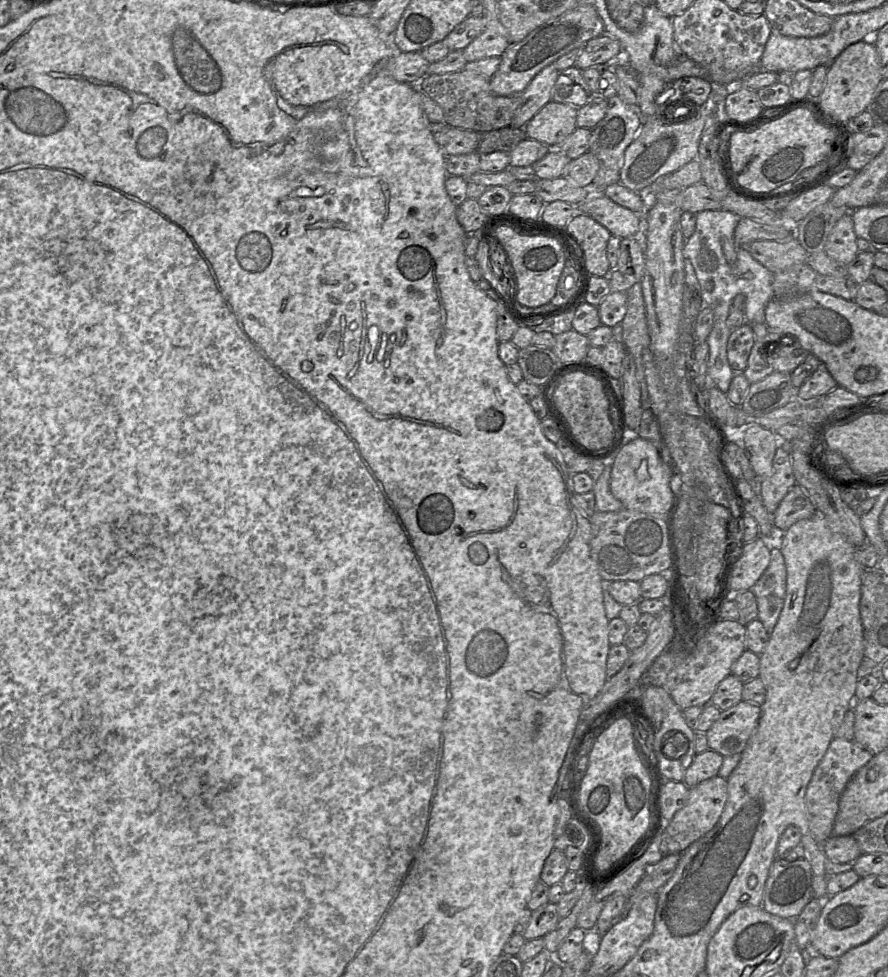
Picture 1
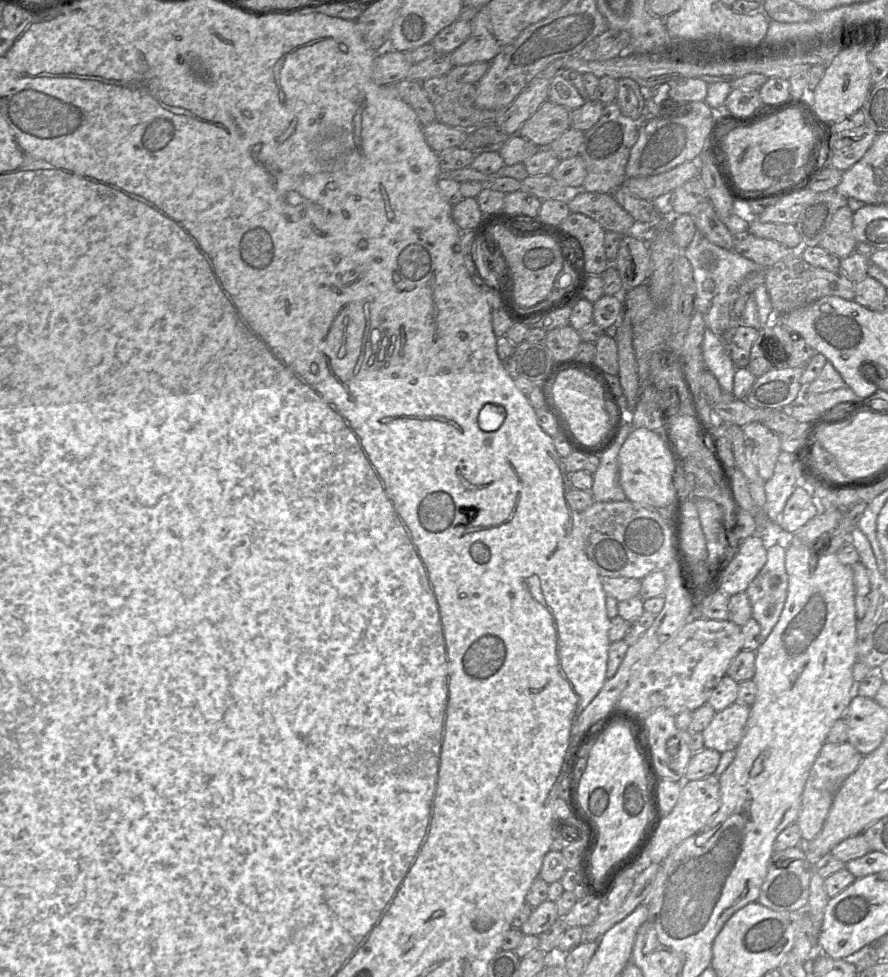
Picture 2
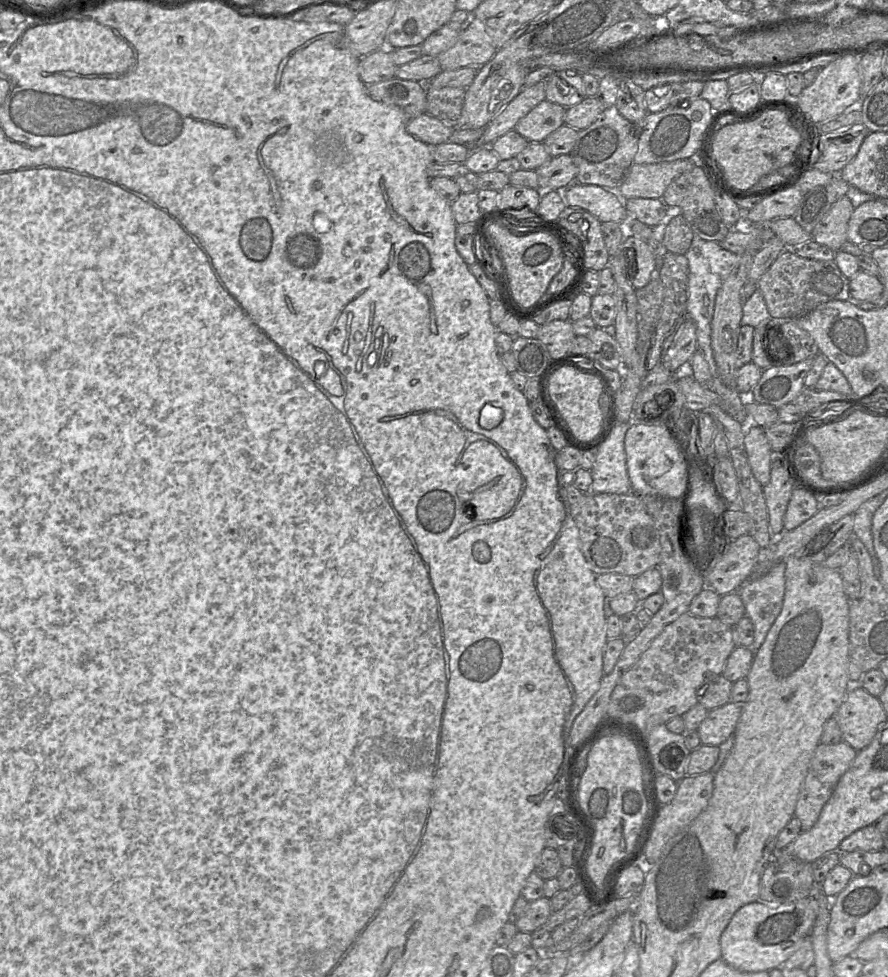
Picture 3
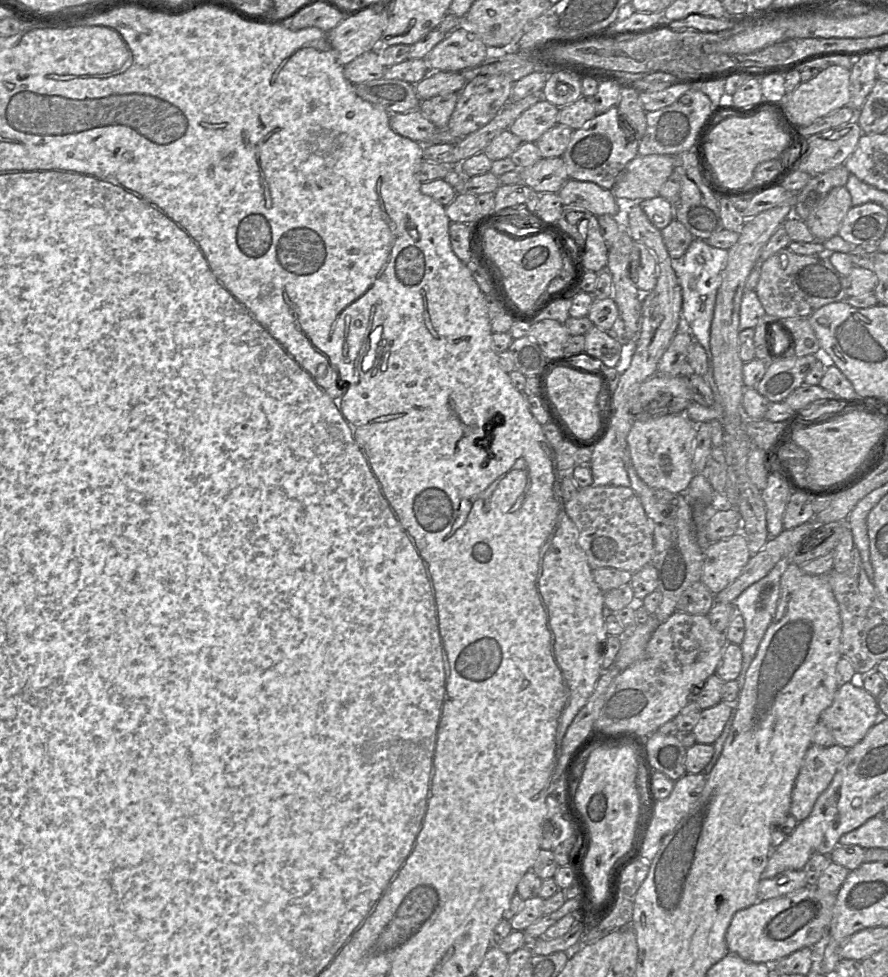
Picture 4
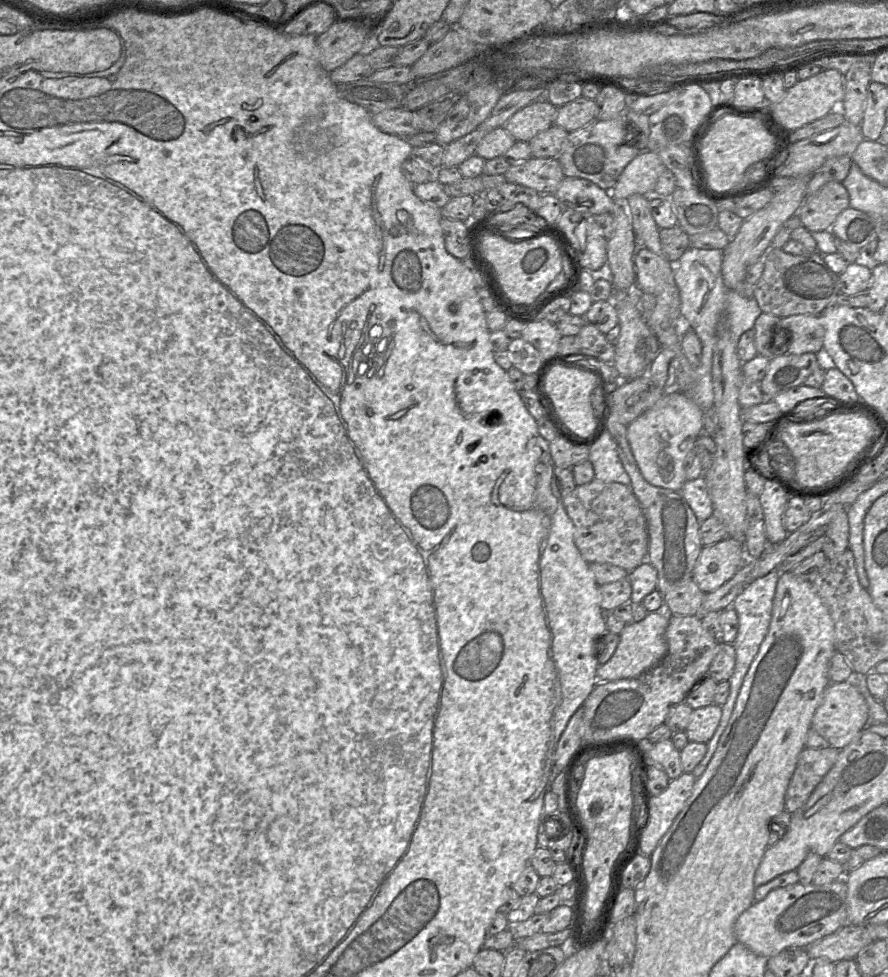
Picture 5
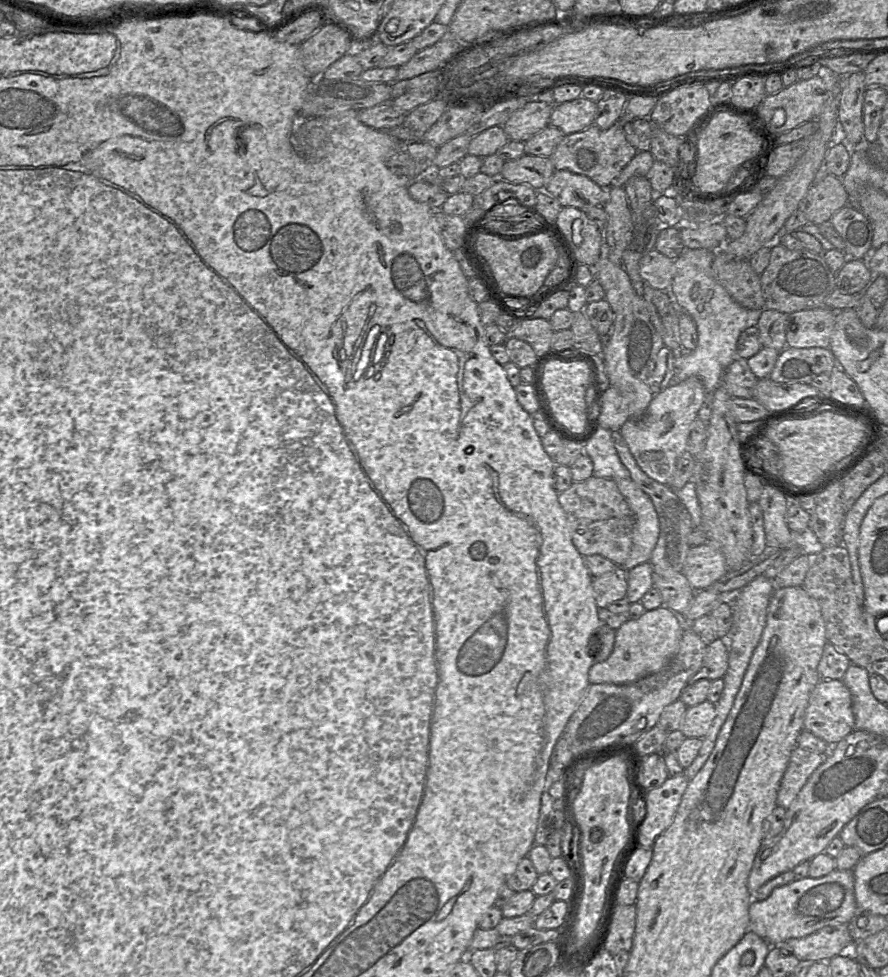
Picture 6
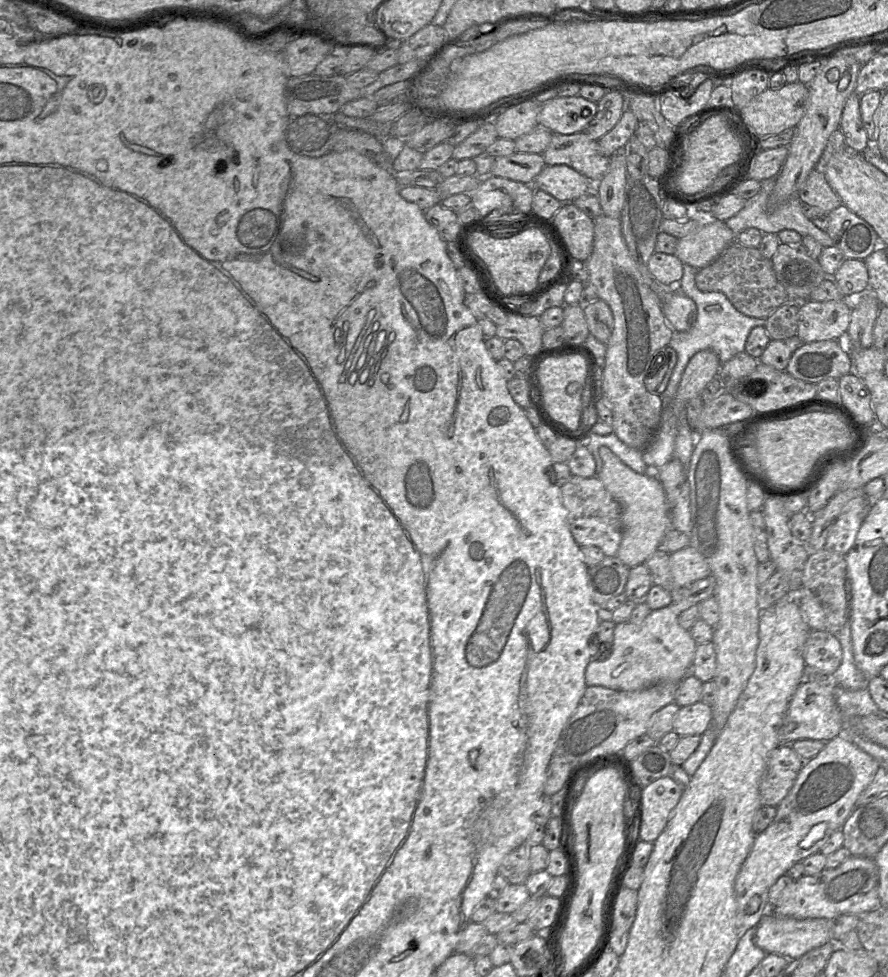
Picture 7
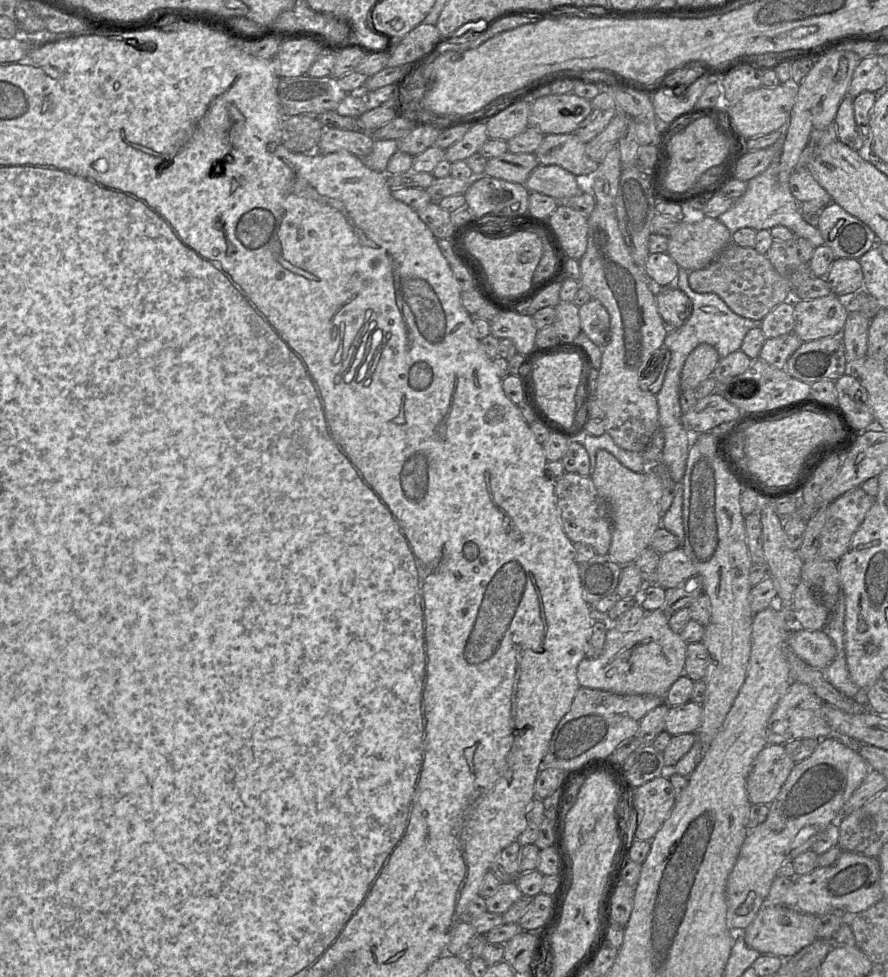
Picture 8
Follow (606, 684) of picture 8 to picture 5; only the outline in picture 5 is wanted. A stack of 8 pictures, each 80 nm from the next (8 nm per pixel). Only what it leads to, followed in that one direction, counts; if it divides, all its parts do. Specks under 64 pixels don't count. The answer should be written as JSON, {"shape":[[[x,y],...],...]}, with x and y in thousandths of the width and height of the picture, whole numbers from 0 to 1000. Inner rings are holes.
{"shape":[[[749,624],[733,626],[721,637],[705,639],[697,649],[697,659],[687,676],[672,684],[672,699],[716,694],[741,681],[752,666],[749,646],[753,628]]]}

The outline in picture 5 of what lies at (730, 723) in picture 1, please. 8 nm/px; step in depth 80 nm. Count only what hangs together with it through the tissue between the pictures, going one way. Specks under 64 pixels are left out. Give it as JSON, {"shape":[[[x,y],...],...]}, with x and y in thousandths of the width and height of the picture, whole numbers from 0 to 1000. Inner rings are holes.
{"shape":[[[801,721],[780,726],[771,747],[776,759],[795,760],[802,755],[813,732],[813,724]]]}

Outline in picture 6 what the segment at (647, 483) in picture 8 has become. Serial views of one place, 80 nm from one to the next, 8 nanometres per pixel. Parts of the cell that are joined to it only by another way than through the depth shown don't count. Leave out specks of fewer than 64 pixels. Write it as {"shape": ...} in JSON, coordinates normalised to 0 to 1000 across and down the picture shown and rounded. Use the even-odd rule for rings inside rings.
{"shape":[[[711,489],[689,491],[691,491],[695,495],[697,503],[703,508],[715,527],[716,535],[713,545],[713,556],[709,568],[702,578],[694,578],[694,580],[702,580],[704,583],[711,583],[720,577],[732,574],[734,565],[742,551],[742,531],[732,509],[725,503],[723,503]]]}

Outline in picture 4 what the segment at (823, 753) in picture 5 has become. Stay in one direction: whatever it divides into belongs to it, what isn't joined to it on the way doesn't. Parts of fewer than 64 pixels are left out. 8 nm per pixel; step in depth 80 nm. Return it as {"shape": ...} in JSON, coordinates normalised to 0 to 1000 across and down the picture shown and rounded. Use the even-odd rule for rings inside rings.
{"shape":[[[943,762],[911,765],[891,812],[890,833],[899,842],[912,834],[919,819],[936,801],[954,770],[955,767]]]}

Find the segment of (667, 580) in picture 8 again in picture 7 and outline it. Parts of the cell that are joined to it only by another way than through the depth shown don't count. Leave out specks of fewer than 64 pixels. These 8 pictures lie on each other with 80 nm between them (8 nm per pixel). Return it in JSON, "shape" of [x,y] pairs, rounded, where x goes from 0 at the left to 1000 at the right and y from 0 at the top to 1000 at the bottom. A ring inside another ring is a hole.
{"shape":[[[778,559],[756,566],[753,576],[760,598],[766,601],[802,589],[793,569]]]}

